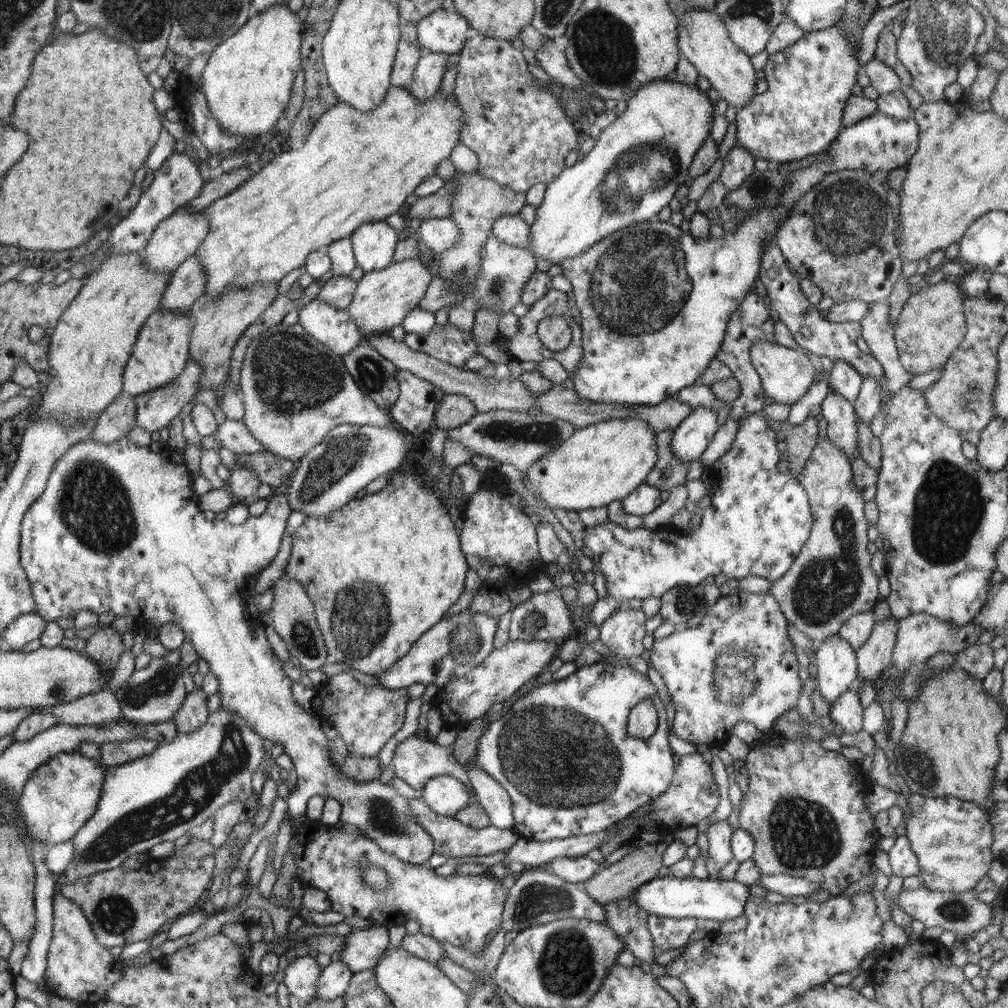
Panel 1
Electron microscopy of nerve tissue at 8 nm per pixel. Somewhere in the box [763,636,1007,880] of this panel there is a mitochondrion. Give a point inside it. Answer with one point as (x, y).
(804, 835)

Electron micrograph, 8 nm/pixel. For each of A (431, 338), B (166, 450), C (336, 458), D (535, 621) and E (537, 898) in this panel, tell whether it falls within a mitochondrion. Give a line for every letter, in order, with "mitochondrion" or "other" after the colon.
A: other
B: other
C: mitochondrion
D: mitochondrion
E: mitochondrion

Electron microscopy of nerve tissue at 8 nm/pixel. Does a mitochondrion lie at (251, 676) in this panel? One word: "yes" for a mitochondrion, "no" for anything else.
no

